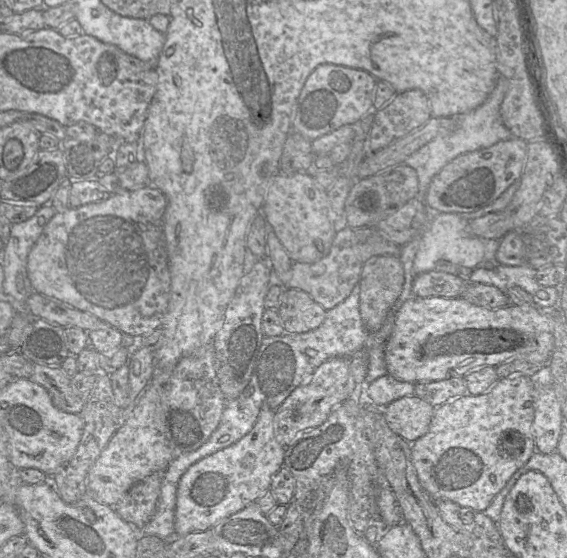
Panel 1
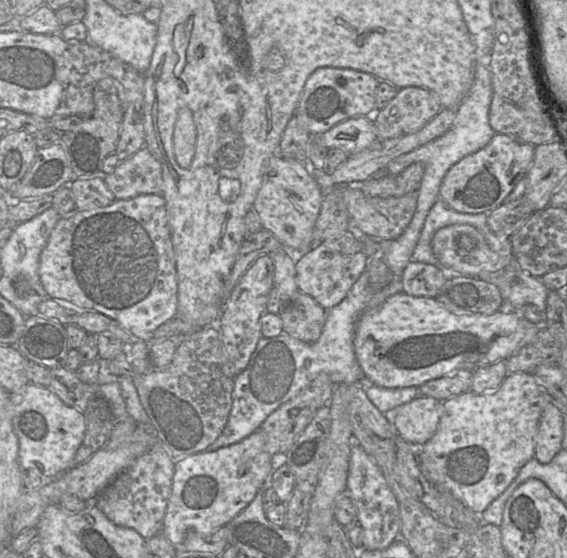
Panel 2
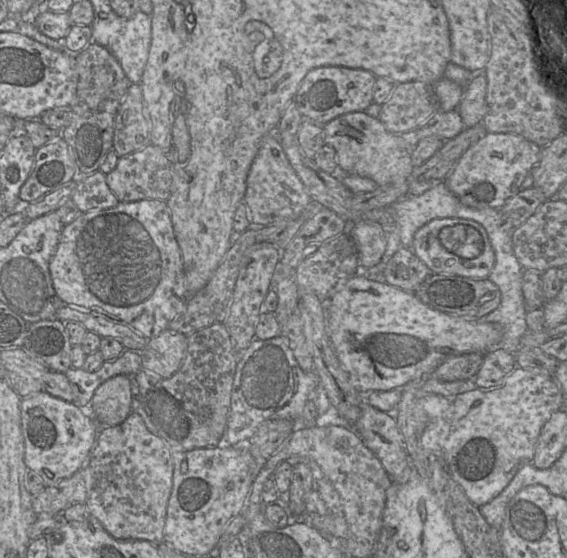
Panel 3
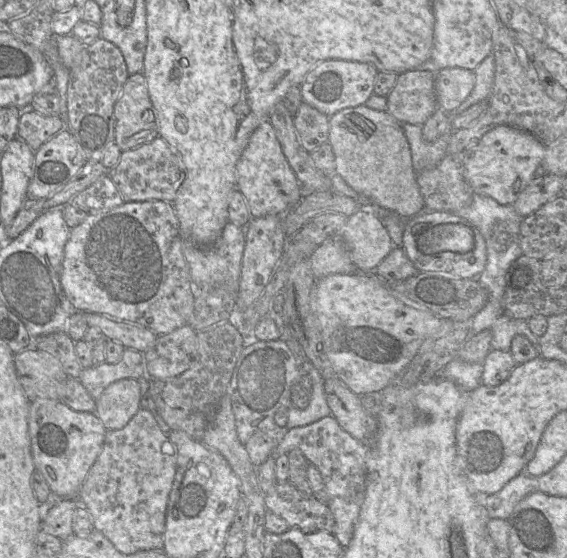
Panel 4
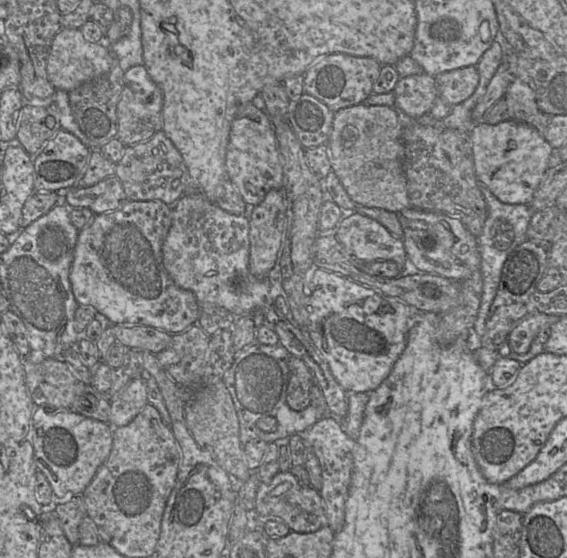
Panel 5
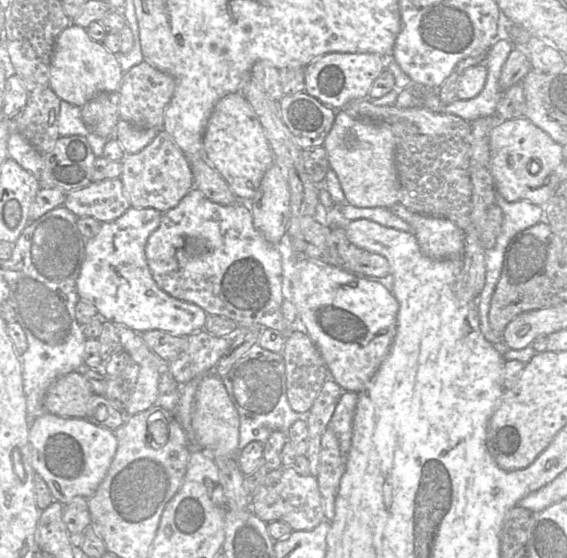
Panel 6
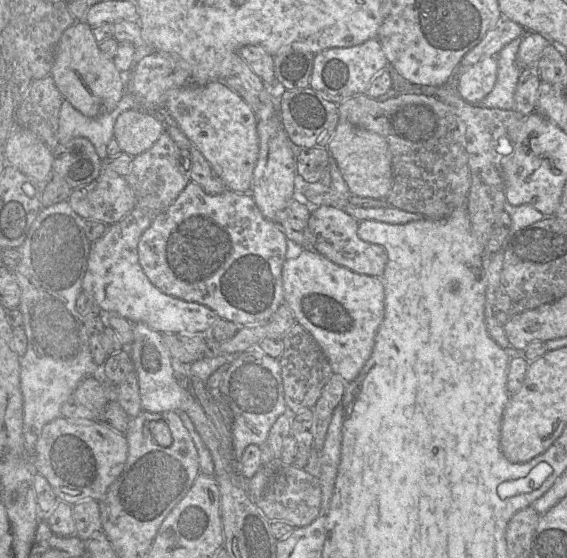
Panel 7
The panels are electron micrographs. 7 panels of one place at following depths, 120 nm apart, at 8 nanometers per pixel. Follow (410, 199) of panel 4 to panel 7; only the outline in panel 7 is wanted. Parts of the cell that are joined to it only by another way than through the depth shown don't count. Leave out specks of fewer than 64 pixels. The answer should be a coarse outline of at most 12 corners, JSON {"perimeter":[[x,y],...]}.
{"perimeter":[[339,118],[327,149],[351,194],[388,195],[382,136]]}

